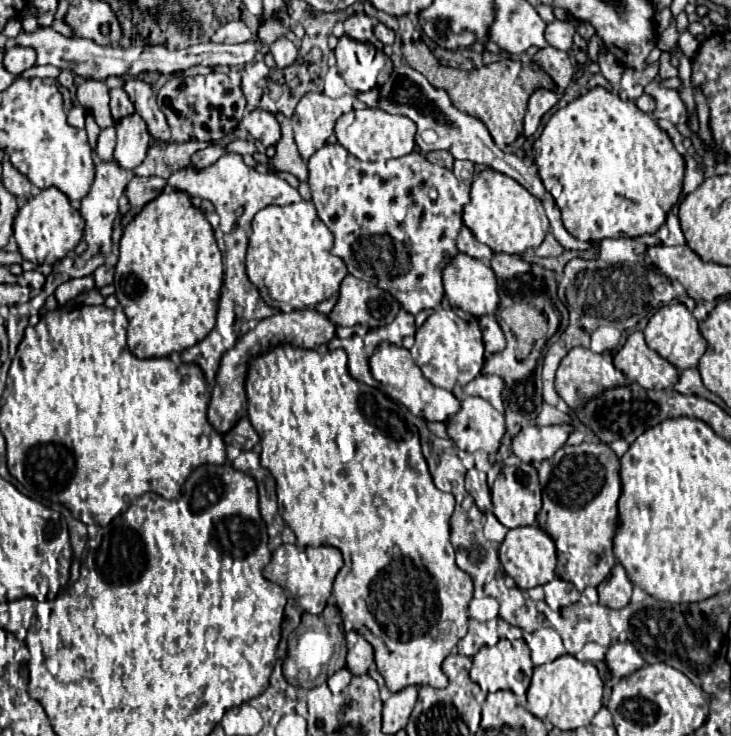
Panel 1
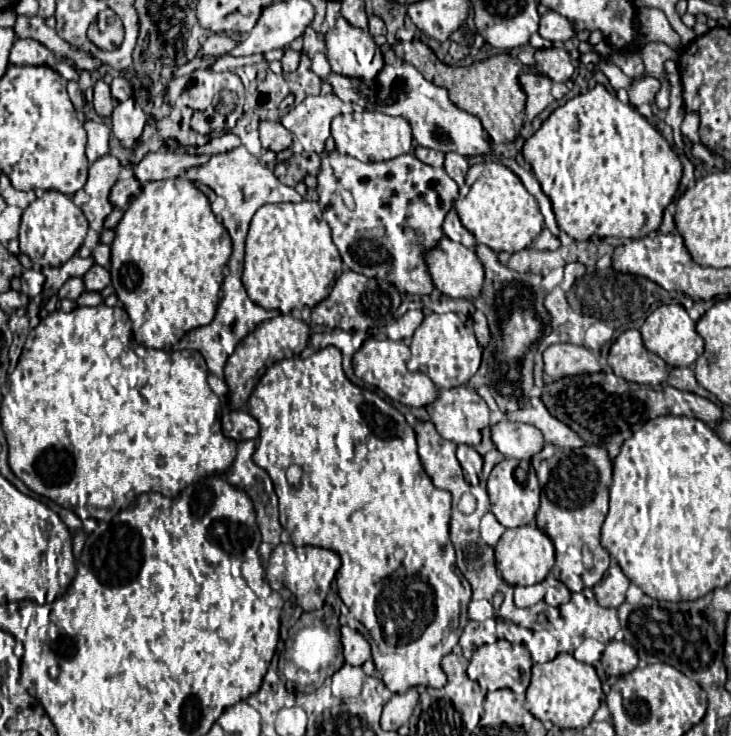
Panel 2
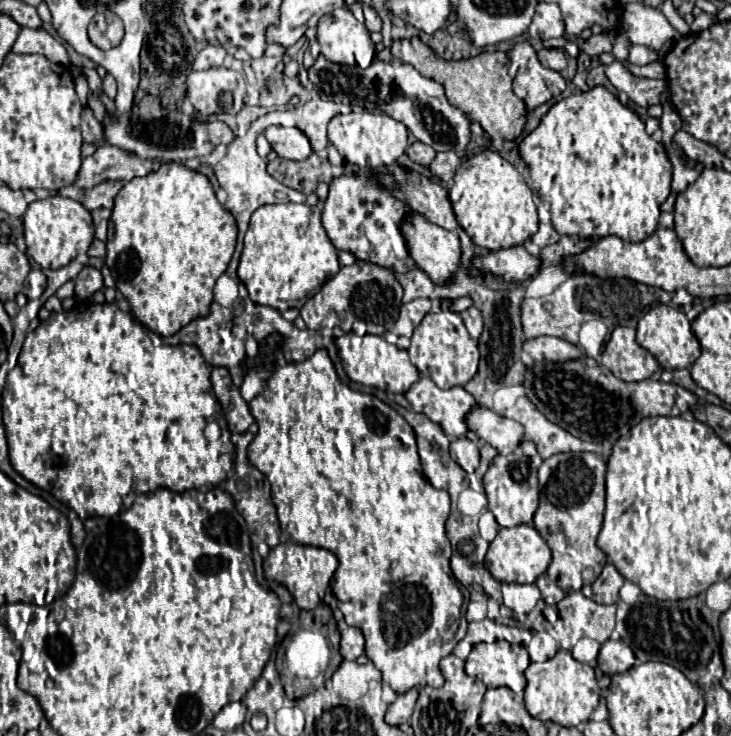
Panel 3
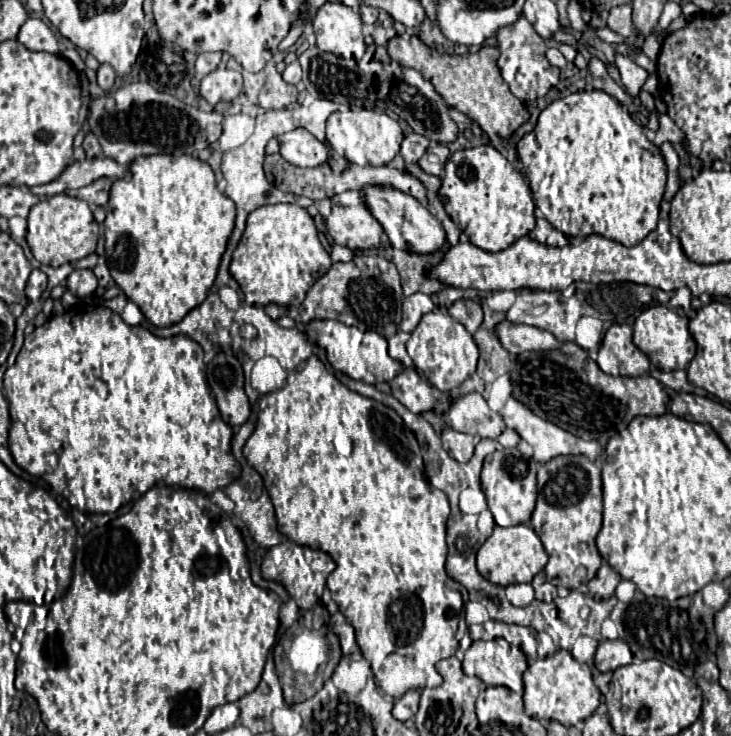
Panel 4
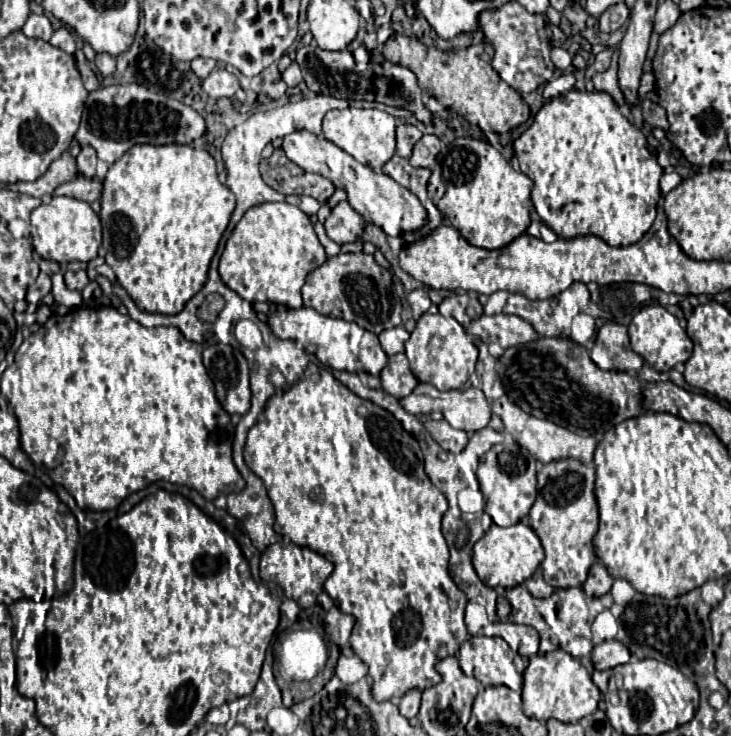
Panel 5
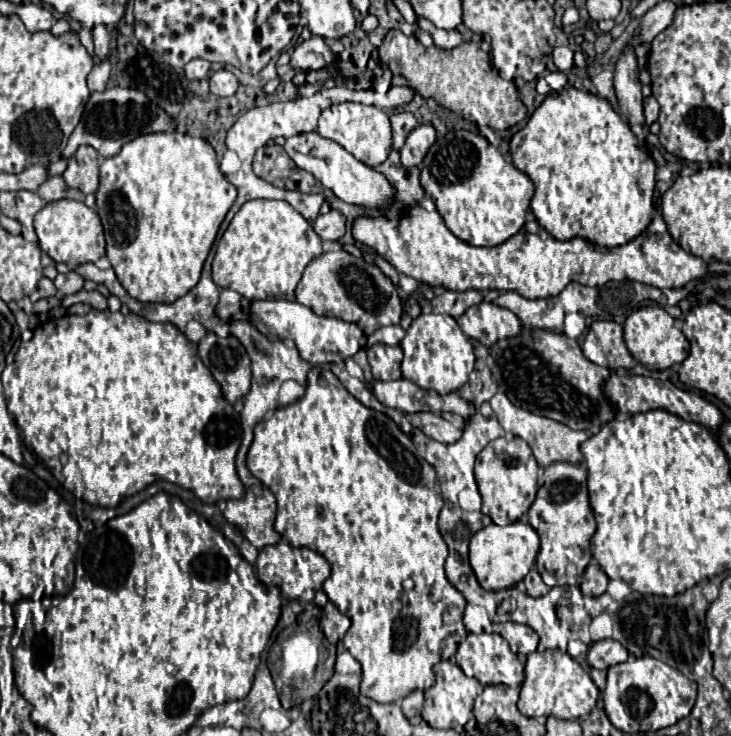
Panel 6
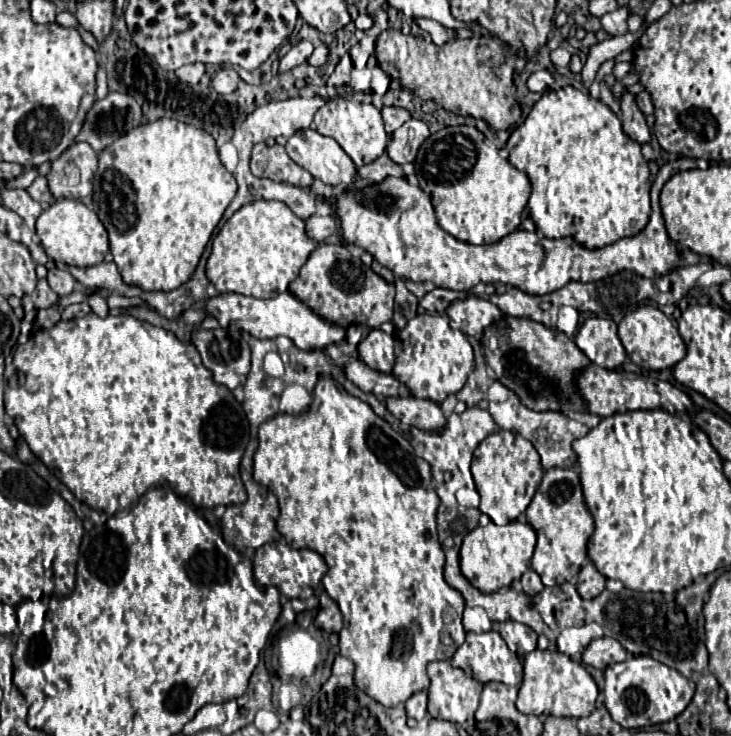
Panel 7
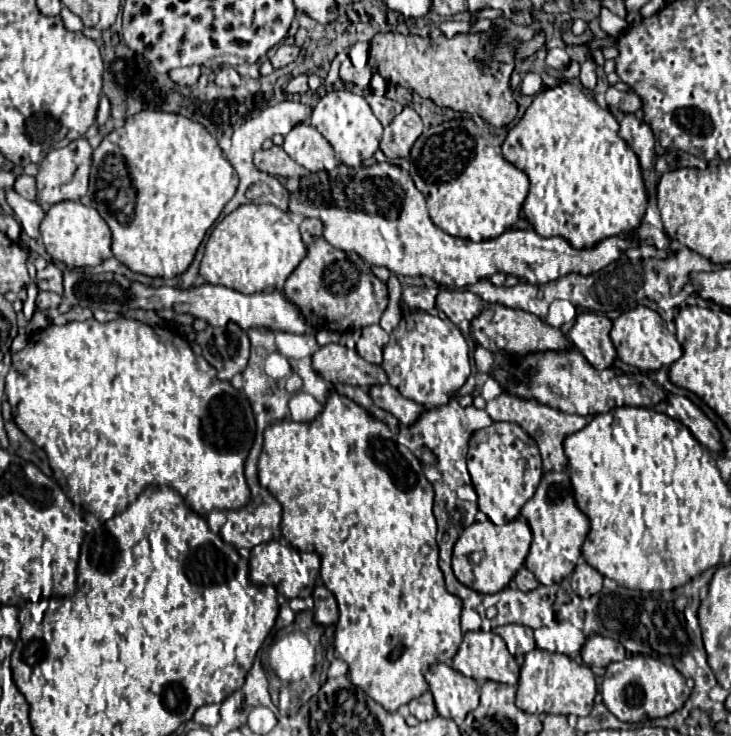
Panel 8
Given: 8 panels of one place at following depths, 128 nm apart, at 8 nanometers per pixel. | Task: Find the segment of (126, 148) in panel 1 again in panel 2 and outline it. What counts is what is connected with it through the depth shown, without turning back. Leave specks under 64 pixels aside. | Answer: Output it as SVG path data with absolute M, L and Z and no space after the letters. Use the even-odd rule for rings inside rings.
M134 96L120 102L112 110L110 118L112 118L112 132L124 146L132 146L142 134L142 128L146 124L146 114L142 112L140 102Z

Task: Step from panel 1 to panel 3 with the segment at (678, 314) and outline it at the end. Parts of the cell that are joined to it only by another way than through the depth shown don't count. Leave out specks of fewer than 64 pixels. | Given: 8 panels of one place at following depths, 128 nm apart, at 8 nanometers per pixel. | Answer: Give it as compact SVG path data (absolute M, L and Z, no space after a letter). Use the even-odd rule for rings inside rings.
M658 304L640 318L638 328L636 328L636 342L642 348L646 348L664 370L690 368L694 364L694 360L700 356L700 344L690 330L690 322L688 322L686 314L668 304Z

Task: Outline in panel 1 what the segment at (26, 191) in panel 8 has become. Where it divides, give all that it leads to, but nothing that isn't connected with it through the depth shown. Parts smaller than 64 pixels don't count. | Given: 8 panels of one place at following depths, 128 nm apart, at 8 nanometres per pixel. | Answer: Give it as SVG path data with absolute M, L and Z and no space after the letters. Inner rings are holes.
M134 176L128 182L124 194L126 194L130 206L136 208L136 210L140 210L144 204L148 204L150 200L154 200L164 190L164 186L166 186L164 178L158 178L158 176L138 178L138 176Z

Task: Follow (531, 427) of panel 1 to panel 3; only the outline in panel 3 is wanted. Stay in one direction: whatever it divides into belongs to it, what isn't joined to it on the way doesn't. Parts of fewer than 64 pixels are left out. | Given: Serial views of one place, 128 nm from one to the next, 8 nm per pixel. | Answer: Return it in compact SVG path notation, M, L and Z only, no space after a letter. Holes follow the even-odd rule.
M484 406L470 410L466 414L466 424L468 430L476 432L482 442L494 446L498 452L512 452L524 440L524 432L518 422L508 420Z

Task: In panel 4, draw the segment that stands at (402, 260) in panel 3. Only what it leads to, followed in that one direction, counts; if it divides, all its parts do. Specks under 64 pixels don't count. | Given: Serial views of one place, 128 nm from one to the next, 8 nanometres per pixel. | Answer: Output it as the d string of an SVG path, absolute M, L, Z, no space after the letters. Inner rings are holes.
M348 190L336 194L332 200L332 214L328 216L328 232L336 244L354 248L380 248L384 230L366 208L362 194Z

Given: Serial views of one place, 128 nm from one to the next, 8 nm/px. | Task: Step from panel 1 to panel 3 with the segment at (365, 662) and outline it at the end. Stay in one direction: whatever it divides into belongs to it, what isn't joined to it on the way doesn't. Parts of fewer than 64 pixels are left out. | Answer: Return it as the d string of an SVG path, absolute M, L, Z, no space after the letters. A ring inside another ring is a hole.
M344 620L338 622L338 630L342 634L340 640L340 654L346 660L356 660L360 654L364 654L364 636L358 628L348 626Z

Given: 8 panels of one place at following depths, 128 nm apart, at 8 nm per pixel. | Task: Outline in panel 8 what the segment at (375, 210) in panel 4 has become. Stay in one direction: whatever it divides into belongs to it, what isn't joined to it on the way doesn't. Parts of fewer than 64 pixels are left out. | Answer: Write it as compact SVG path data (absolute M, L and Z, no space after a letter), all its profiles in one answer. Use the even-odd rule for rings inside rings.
M296 124L286 136L282 144L284 152L304 166L310 172L318 170L332 170L336 166L334 150L328 144L328 140L312 126Z

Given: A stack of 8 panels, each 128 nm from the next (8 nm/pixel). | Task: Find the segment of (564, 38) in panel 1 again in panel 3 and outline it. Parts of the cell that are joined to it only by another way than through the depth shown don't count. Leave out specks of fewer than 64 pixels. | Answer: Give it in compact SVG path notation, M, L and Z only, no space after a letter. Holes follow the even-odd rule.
M540 2L536 6L534 20L528 28L528 34L534 40L548 40L548 38L564 36L564 20L562 20L558 4Z

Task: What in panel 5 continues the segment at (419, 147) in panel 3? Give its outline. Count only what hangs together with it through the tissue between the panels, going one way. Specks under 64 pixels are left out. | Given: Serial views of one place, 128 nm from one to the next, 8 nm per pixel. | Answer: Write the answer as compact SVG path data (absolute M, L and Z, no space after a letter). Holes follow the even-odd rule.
M398 124L396 128L396 154L402 158L410 158L412 146L422 136L420 128L414 124Z

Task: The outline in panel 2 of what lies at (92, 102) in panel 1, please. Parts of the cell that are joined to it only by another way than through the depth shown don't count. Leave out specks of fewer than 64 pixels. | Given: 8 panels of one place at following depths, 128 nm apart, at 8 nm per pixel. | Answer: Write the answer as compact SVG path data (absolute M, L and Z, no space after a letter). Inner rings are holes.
M102 80L94 84L94 108L100 116L110 116L112 114L112 96L110 96L110 86Z

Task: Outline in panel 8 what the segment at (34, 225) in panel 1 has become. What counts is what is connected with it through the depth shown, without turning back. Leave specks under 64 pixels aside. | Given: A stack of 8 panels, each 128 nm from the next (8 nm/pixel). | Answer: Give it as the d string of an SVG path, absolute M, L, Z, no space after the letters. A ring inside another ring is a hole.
M82 202L54 204L46 212L46 218L40 224L40 234L42 234L42 242L46 246L46 252L54 260L60 260L70 268L98 266L98 264L102 264L102 260L112 256L108 224L102 220L102 216L94 208L88 208Z

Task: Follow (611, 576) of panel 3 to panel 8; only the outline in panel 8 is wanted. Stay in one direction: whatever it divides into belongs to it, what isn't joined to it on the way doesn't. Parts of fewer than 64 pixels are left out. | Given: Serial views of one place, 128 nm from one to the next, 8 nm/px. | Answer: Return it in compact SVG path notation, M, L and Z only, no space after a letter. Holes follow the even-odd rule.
M578 560L574 572L572 572L572 582L574 582L574 590L580 598L590 598L592 594L602 590L602 574L598 570L594 570L590 564L586 564L584 560Z

